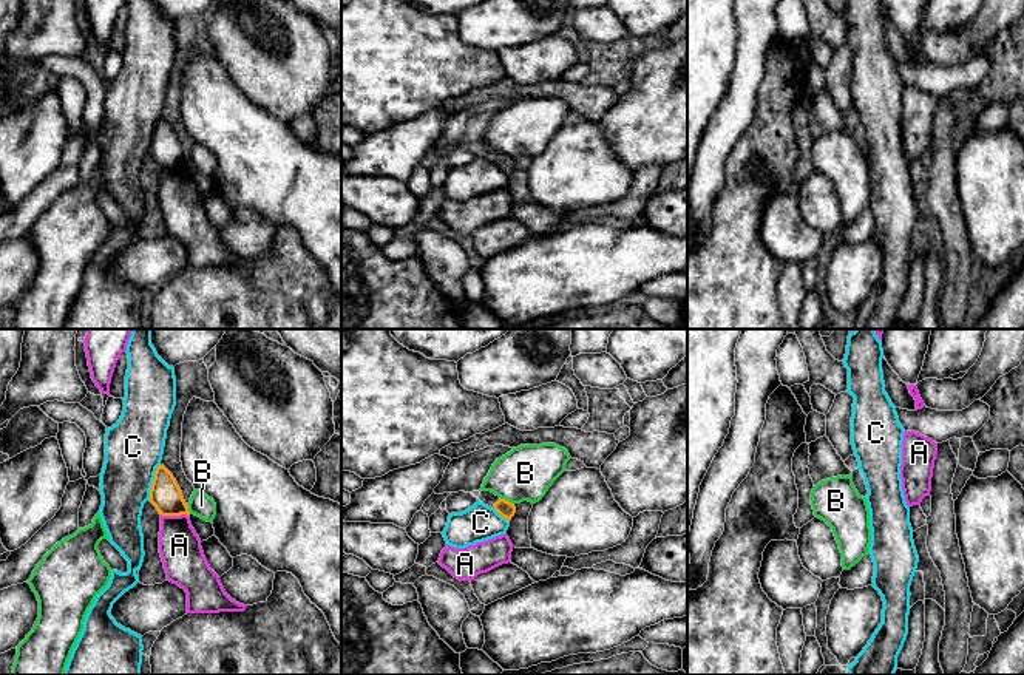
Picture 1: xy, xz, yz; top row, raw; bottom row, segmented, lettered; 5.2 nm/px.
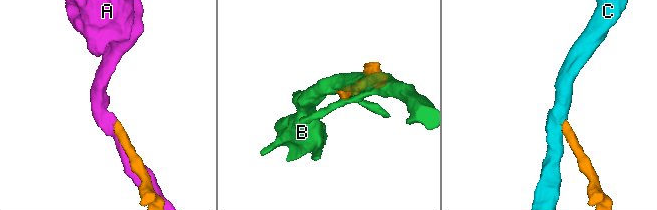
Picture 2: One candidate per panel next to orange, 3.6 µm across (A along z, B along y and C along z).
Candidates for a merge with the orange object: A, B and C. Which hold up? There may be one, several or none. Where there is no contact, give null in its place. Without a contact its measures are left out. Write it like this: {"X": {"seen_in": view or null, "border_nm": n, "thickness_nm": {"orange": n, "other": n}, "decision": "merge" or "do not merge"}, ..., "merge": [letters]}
{"A": {"seen_in": "xy", "border_nm": 150, "thickness_nm": {"orange": 160, "other": 220}, "decision": "do not merge"}, "B": {"seen_in": "xz", "border_nm": 80, "thickness_nm": {"orange": 90, "other": 280}, "decision": "do not merge"}, "C": {"seen_in": "xy", "border_nm": 200, "thickness_nm": {"orange": 160, "other": 300}, "decision": "do not merge"}, "merge": []}

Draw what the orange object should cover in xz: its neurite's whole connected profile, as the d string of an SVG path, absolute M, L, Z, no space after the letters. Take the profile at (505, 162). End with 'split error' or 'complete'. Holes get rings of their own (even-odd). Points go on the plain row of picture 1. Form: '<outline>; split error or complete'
M480 145L479 154L483 156L485 159L494 162L502 171L505 171L508 176L516 167L514 158L500 153L491 145Z; split error

